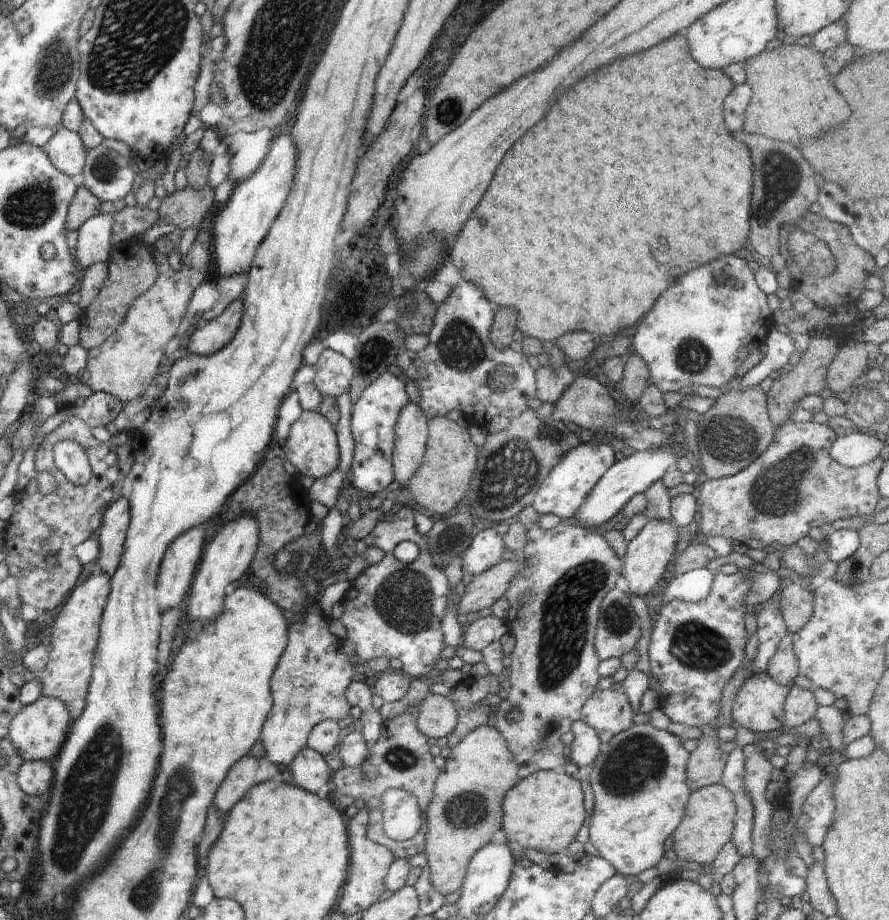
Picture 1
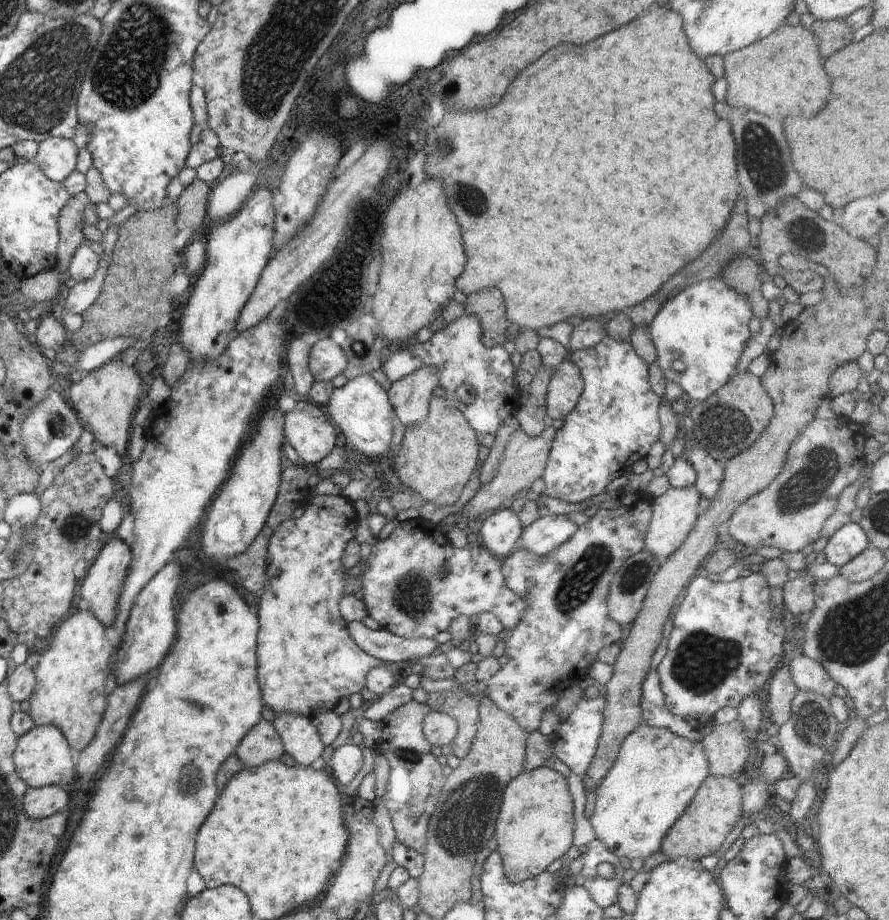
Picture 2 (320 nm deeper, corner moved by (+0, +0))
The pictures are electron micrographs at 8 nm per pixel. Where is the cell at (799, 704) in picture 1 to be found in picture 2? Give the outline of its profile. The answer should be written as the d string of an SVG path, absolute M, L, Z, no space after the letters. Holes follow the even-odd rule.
M802 654L795 659L789 659L789 664L791 677L799 690L811 690L826 698L834 695L837 684L820 662Z

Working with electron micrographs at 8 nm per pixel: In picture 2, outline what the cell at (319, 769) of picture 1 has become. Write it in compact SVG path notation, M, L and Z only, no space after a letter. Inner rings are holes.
M278 713L272 723L280 735L285 752L298 764L312 767L322 756L325 744L307 716L300 713Z

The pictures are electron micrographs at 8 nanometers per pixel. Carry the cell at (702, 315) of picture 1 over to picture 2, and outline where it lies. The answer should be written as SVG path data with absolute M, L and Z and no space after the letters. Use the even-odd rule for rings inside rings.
M722 278L690 285L669 300L648 324L652 342L657 350L655 363L662 369L668 381L675 382L683 392L691 396L693 403L705 401L735 375L738 359L753 337L748 328L752 317L751 308L744 295L728 286Z

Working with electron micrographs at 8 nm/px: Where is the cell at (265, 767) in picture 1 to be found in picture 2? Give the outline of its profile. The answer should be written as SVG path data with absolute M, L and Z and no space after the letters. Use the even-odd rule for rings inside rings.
M262 718L246 733L234 753L245 767L257 767L265 762L278 760L284 752L276 727Z

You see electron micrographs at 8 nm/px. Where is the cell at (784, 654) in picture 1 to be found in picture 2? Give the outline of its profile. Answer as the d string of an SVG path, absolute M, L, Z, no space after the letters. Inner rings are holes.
M789 659L780 665L771 678L768 686L768 706L775 729L779 729L789 722L792 716L791 702L799 691L791 677Z

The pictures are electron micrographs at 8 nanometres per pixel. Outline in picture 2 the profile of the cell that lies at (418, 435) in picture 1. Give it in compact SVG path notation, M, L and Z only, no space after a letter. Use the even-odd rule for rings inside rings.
M423 366L412 374L394 381L387 391L396 420L406 427L416 426L428 414L432 392L439 386L437 368Z

